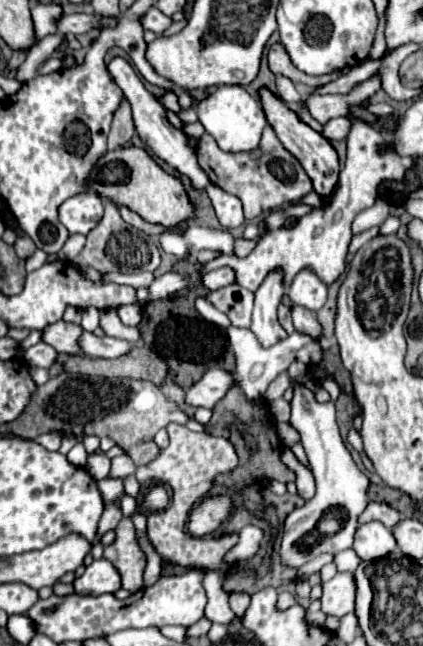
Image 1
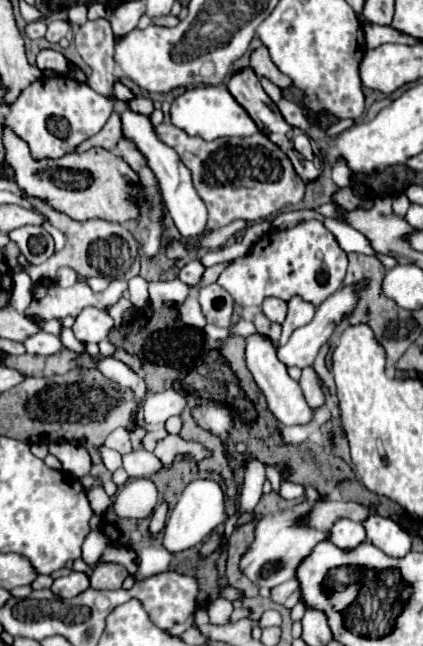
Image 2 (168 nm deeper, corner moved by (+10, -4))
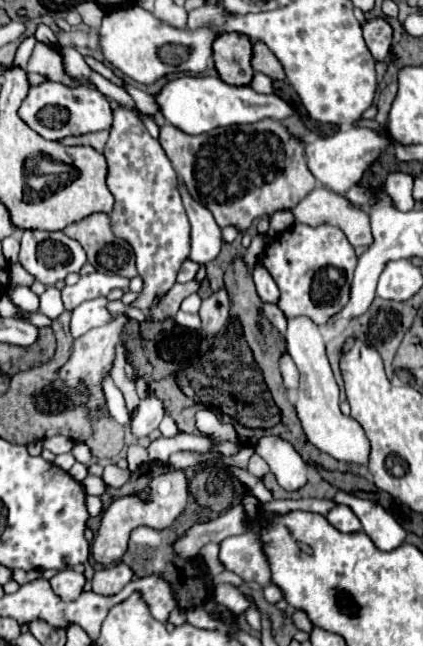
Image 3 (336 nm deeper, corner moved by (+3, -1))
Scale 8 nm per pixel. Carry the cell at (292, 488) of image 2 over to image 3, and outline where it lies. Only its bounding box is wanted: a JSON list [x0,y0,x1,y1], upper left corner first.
[255,437,309,491]

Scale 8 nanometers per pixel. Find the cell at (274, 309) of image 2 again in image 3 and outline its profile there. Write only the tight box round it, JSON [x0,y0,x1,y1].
[253,263,279,305]

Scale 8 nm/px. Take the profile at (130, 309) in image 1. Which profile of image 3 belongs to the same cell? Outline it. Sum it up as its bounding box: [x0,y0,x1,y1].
[71,297,111,337]

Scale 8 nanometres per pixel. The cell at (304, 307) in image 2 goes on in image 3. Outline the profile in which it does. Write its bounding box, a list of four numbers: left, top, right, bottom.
[285,317,369,465]

